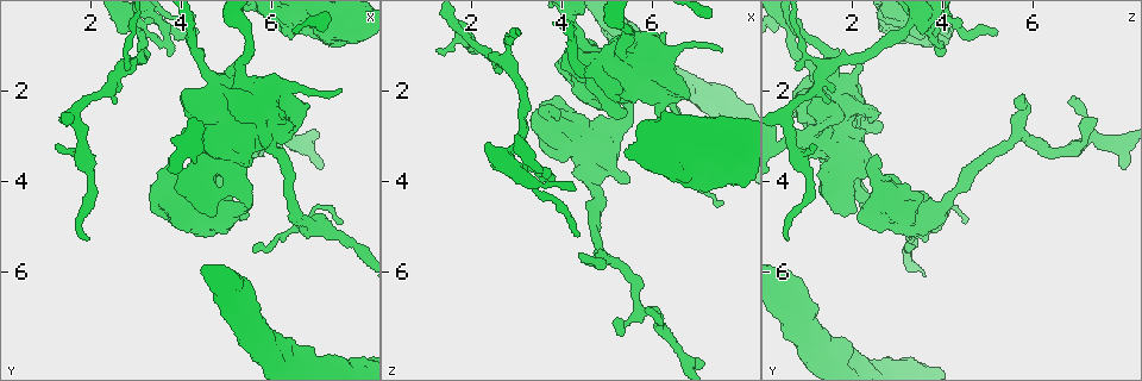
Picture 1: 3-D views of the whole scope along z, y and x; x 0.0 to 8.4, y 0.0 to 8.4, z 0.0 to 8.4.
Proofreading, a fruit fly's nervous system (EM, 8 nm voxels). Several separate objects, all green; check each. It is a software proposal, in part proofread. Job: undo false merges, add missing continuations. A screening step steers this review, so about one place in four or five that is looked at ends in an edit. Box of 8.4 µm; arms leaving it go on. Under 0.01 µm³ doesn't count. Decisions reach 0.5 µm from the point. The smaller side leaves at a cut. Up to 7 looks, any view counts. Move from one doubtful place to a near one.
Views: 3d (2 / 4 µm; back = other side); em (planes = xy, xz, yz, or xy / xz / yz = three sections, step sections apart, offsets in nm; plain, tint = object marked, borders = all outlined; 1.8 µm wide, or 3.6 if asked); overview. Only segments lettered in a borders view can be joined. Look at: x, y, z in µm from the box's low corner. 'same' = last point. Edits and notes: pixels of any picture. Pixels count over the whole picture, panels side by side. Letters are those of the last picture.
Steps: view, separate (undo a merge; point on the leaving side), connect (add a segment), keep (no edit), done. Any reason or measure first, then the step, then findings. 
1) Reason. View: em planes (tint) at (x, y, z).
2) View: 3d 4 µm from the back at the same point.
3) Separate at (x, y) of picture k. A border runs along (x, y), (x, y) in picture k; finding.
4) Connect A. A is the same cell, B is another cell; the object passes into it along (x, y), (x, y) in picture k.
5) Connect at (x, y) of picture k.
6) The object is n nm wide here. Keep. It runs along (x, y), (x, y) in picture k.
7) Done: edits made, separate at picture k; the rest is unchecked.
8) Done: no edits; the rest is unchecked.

An open end. View: 3d 2 µm at (3.70, 1.20, 4.00).

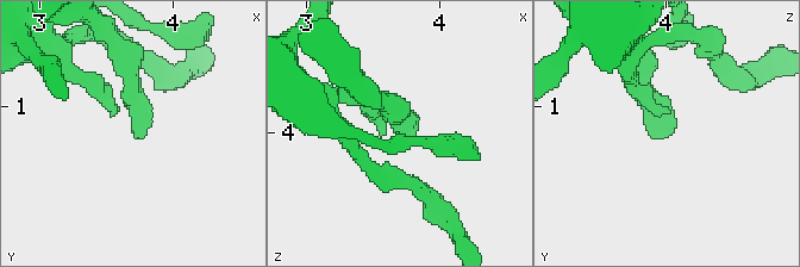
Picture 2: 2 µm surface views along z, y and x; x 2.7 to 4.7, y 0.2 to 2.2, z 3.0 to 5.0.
View: em yz step 8 (tint) at (3.72, 1.22, 4.00).

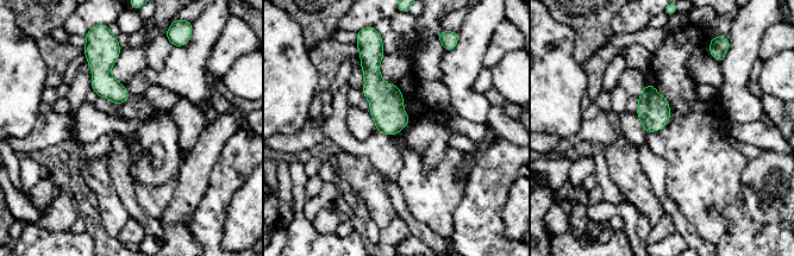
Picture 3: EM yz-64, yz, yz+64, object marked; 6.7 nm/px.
View: em planes (borders) at the same point.

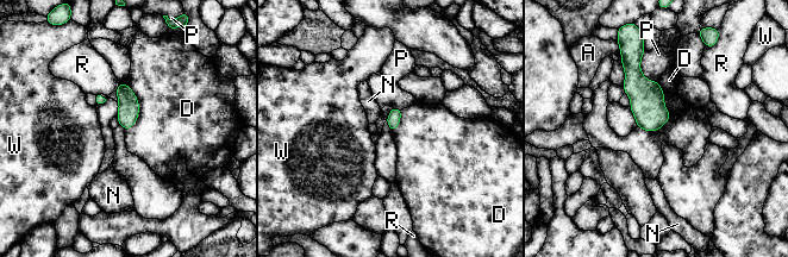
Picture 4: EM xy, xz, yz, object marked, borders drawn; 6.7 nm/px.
The longest contact is with D, 340 nm. Keep. A, D, N, P, R and W are other cells; a border runs along (645, 51), (640, 71), (656, 81) in picture 4; no lettered segment goes on from it.

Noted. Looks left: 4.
An open end. View: em yz step 8 (borders) at (3.85, 3.40, 2.55).

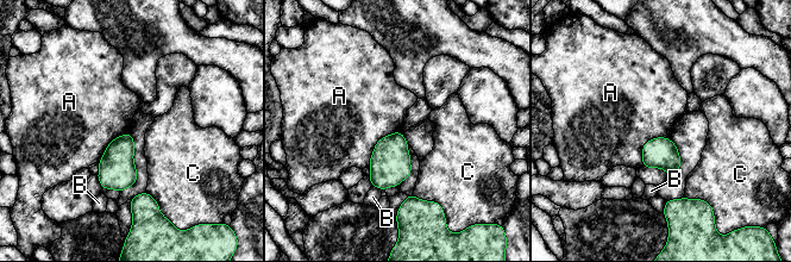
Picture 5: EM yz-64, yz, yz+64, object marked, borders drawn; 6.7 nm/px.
Another direction. View: em xz step 16 (borders) at the same point.

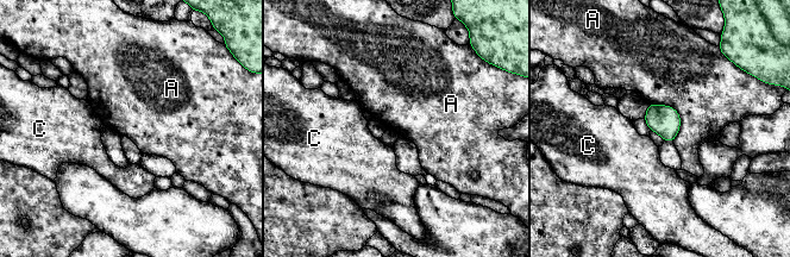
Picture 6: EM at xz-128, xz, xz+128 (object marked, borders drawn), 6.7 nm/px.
Keep. A and C are other cells; a border runs along (649, 102), (677, 112), (673, 140) in picture 6; no lettered segment goes on from it.

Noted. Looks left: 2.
Done: no edits; the rest is unchecked.

